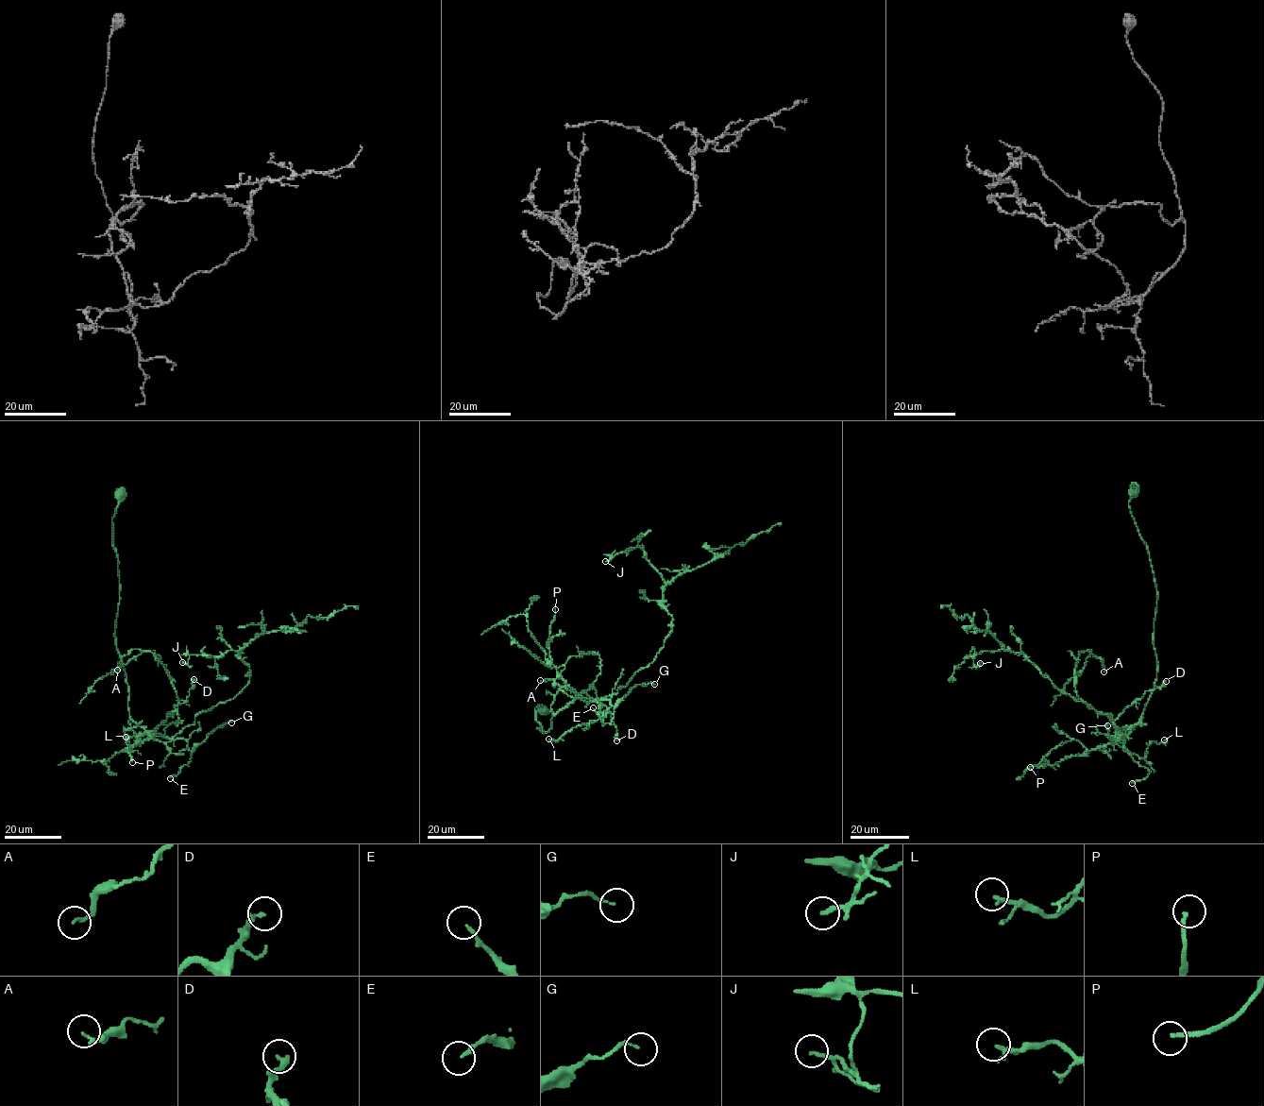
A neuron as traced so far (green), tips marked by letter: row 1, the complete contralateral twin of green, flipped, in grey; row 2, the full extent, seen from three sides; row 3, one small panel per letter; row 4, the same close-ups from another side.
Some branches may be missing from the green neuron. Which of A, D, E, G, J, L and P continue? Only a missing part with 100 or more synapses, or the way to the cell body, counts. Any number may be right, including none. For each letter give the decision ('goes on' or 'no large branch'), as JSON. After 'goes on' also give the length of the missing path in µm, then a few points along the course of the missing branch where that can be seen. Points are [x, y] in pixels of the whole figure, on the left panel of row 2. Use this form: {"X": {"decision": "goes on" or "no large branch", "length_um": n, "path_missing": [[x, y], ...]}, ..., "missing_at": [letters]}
{"A": {"decision": "no large branch"}, "D": {"decision": "no large branch"}, "E": {"decision": "no large branch"}, "G": {"decision": "no large branch"}, "J": {"decision": "no large branch"}, "L": {"decision": "no large branch"}, "P": {"decision": "goes on", "length_um": 45, "path_missing": [[132, 762], [143, 769], [152, 770], [160, 763], [170, 761], [185, 776], [193, 777], [210, 800], [215, 800]]}, "missing_at": ["P"]}

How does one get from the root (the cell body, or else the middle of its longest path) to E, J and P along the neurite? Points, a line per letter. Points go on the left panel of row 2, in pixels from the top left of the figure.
E: (120, 495), (111, 518), (120, 583), (115, 645), (130, 718), (146, 731), (188, 743), (191, 761), (170, 778)
J: (120, 495), (111, 518), (115, 645), (130, 718), (155, 735), (173, 738), (249, 682), (243, 649), (182, 662)
P: (120, 495), (111, 518), (120, 583), (115, 645), (130, 718), (152, 737), (132, 746), (126, 737), (132, 762)

